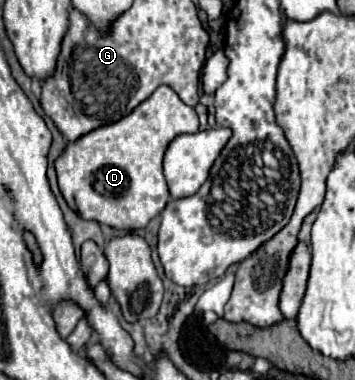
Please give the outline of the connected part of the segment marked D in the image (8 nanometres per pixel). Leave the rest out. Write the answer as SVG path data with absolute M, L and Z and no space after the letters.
M166 84L158 86L150 98L138 104L128 116L114 124L104 124L86 136L70 142L62 154L56 158L58 186L66 204L84 220L96 220L98 224L108 224L120 230L140 230L156 214L160 214L170 200L170 192L162 174L162 158L170 140L178 134L198 132L198 114L192 106L184 104L180 96Z

